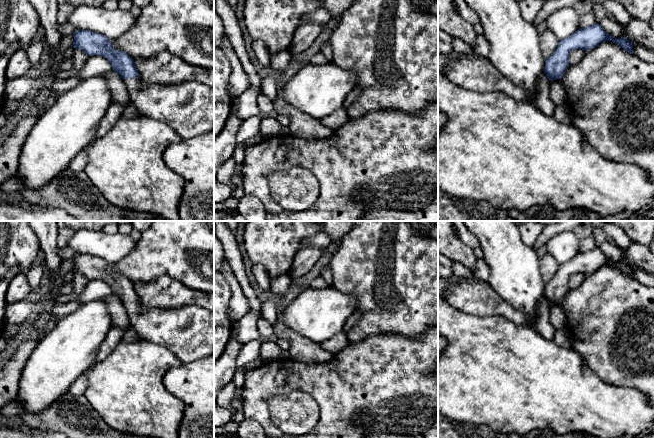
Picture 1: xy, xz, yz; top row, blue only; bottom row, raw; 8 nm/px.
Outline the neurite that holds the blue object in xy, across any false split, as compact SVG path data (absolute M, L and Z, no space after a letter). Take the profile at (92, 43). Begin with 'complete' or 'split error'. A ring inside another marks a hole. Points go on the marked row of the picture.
split error; M88 30L74 32L73 48L83 50L89 56L105 57L127 87L129 103L140 113L169 125L182 140L214 131L214 87L197 81L188 81L172 85L146 85L139 77L134 60L124 51L117 51L106 36Z

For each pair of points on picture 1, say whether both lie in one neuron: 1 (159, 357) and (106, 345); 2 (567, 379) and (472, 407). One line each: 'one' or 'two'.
1: two
2: one

